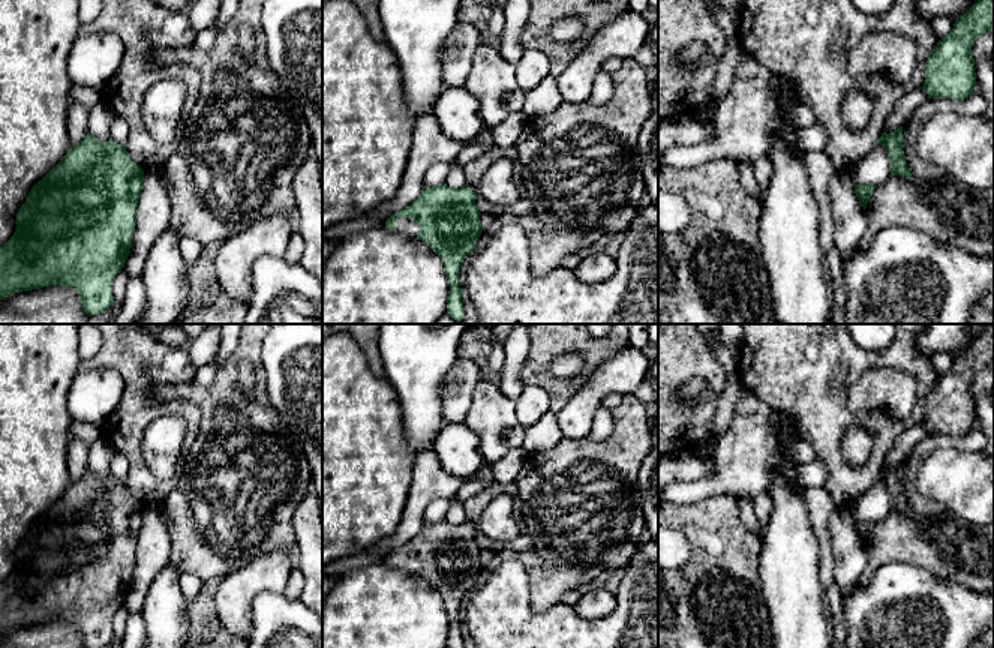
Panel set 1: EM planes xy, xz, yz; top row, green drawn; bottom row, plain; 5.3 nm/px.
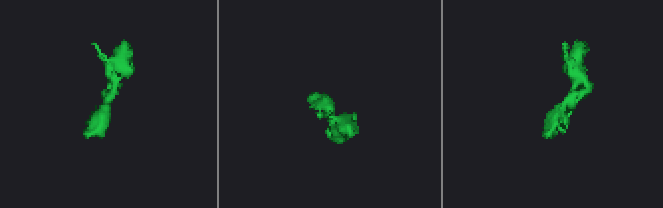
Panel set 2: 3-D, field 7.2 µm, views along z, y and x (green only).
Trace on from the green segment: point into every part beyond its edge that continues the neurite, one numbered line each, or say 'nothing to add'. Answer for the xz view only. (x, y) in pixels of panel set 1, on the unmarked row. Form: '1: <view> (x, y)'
1: xz (496, 521)
2: xz (405, 561)

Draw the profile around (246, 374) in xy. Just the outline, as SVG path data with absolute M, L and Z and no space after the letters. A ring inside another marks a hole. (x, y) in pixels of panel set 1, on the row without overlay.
M249 360L238 363L238 386L237 388L244 393L250 393L255 387L255 369Z

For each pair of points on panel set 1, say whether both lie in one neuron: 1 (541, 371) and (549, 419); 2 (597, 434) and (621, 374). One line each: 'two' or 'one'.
1: two
2: two

